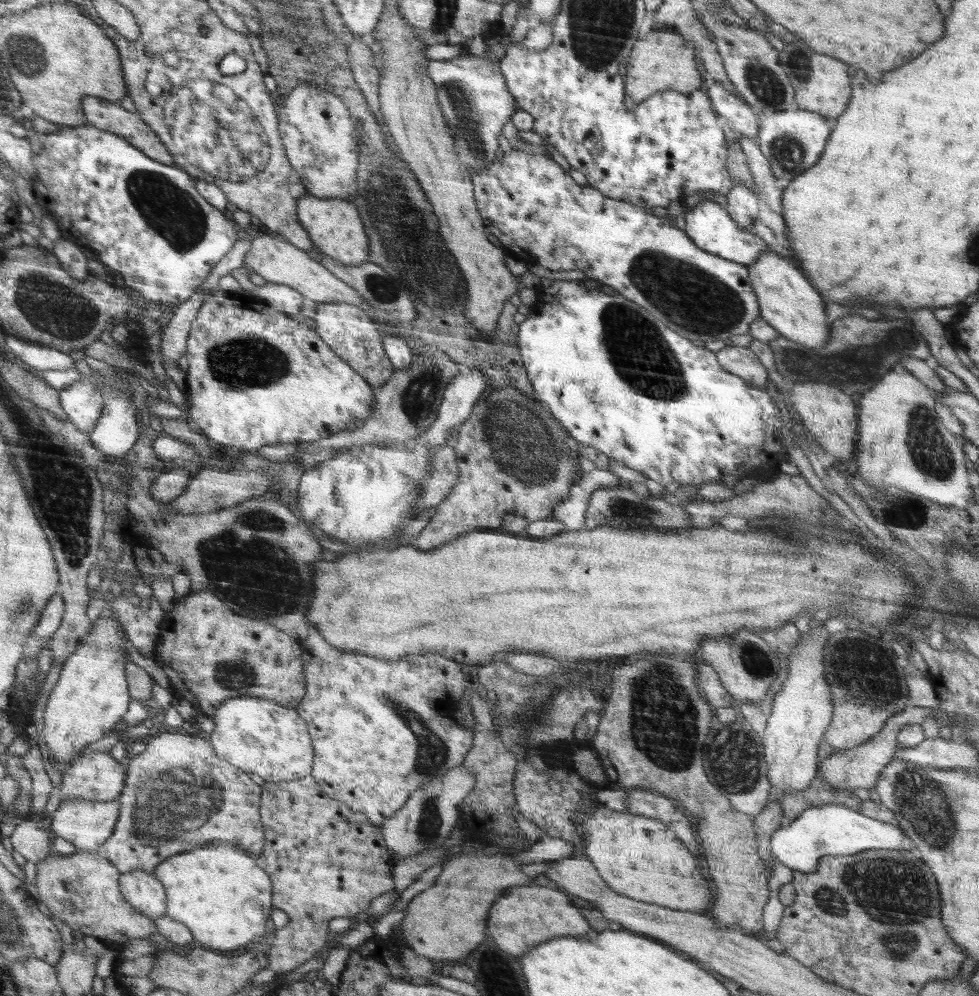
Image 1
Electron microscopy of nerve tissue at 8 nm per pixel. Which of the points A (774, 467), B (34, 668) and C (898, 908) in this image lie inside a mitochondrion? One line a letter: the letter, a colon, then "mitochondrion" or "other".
A: other
B: other
C: mitochondrion

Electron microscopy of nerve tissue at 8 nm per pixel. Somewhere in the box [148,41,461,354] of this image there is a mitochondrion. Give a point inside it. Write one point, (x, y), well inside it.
(219, 142)

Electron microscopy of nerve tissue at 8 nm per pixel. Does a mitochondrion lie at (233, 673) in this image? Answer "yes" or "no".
yes

